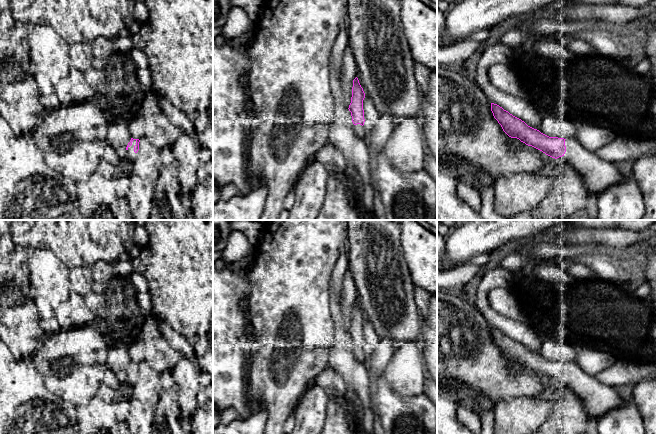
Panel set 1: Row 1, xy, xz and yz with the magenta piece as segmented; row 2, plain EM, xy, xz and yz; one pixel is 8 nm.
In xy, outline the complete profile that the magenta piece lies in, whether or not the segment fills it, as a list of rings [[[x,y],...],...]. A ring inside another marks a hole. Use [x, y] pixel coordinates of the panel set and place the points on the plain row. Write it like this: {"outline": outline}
{"outline": [[[131,362],[130,366],[128,367],[127,371],[126,371],[126,384],[129,386],[132,386],[133,383],[136,380],[136,377],[139,374],[139,363],[133,363]]]}

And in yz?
{"outline": [[[491,327],[491,335],[509,361],[517,362],[552,382],[564,380],[581,398],[588,413],[597,419],[625,401],[617,395],[613,387],[585,374],[575,361],[549,361],[494,327]]]}

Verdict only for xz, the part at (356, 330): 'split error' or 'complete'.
split error

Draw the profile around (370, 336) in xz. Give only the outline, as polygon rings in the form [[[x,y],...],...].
[[[365,321],[363,324],[363,334],[364,334],[364,343],[365,343],[363,350],[366,359],[373,354],[372,345],[377,339],[378,335],[376,334],[373,325],[368,321]]]

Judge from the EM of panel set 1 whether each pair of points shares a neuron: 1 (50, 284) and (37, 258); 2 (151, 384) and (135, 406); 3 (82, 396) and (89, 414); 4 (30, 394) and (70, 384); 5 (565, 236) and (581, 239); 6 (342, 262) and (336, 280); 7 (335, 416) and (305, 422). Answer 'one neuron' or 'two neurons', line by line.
1: one neuron
2: one neuron
3: two neurons
4: two neurons
5: one neuron
6: one neuron
7: two neurons

